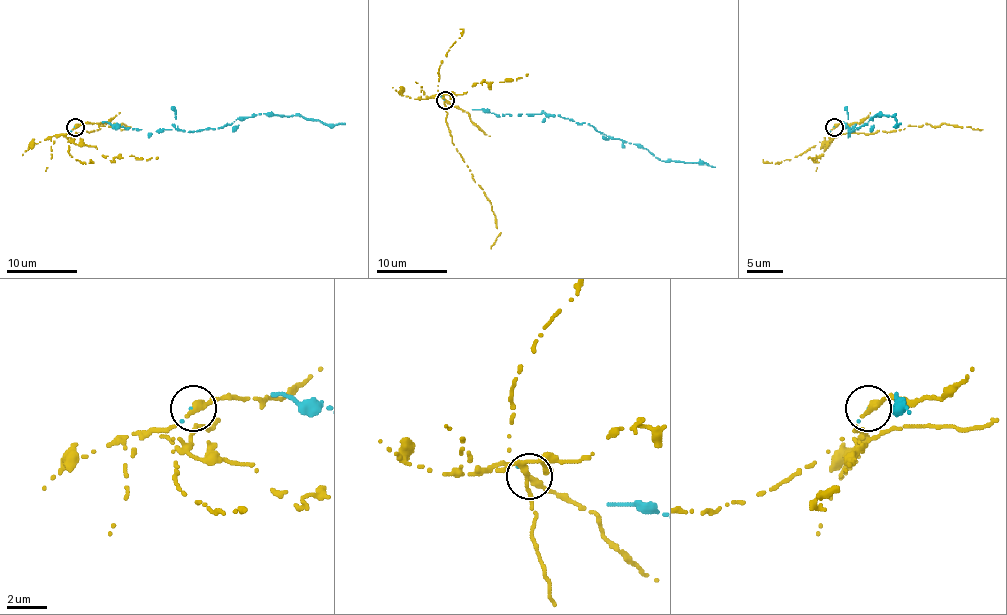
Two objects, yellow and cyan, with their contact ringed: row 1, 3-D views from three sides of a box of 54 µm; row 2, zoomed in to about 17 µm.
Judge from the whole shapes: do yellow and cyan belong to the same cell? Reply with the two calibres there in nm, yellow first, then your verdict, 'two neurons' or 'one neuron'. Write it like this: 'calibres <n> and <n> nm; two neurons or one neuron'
calibres 280 and 70 nm; two neurons

